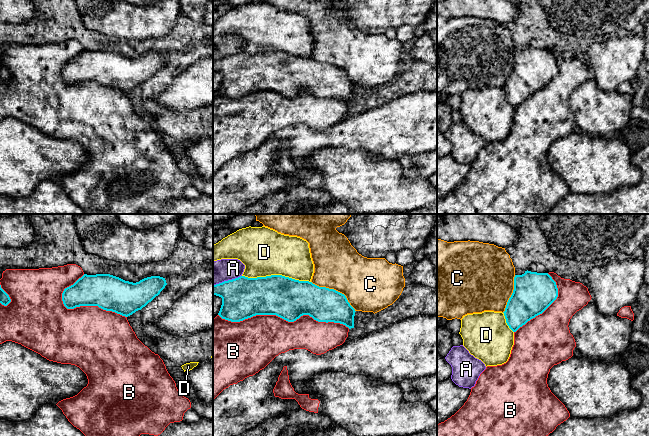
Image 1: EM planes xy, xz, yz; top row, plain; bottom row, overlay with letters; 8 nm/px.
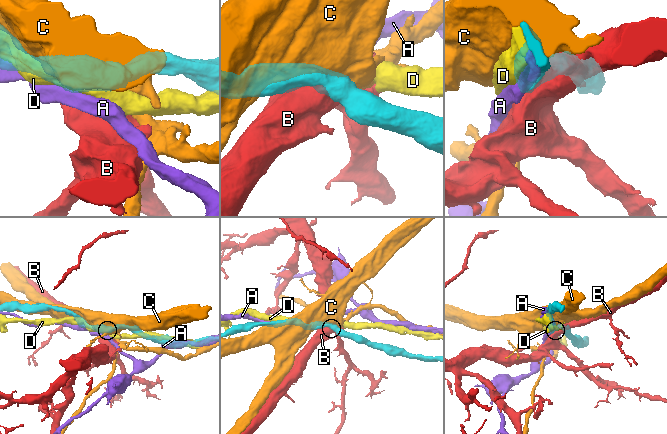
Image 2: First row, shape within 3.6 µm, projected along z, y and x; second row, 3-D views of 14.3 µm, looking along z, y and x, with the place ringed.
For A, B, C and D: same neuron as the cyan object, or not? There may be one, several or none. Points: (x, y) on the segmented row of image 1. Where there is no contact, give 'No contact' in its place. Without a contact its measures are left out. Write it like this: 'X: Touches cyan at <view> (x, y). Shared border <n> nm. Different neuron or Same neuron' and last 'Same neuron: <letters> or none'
A: Touches cyan at xz (228, 280). Shared border 240 nm. Different neuron
B: Touches cyan at xz (284, 319). Shared border 1050 nm. Different neuron
C: Touches cyan at xz (335, 290). Shared border 440 nm. Different neuron
D: Touches cyan at xz (276, 275). Shared border 550 nm. Different neuron
Same neuron: none

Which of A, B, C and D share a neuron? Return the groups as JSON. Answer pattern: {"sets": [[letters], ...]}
{"sets": [["A"], ["B"], ["C"], ["D"]]}

